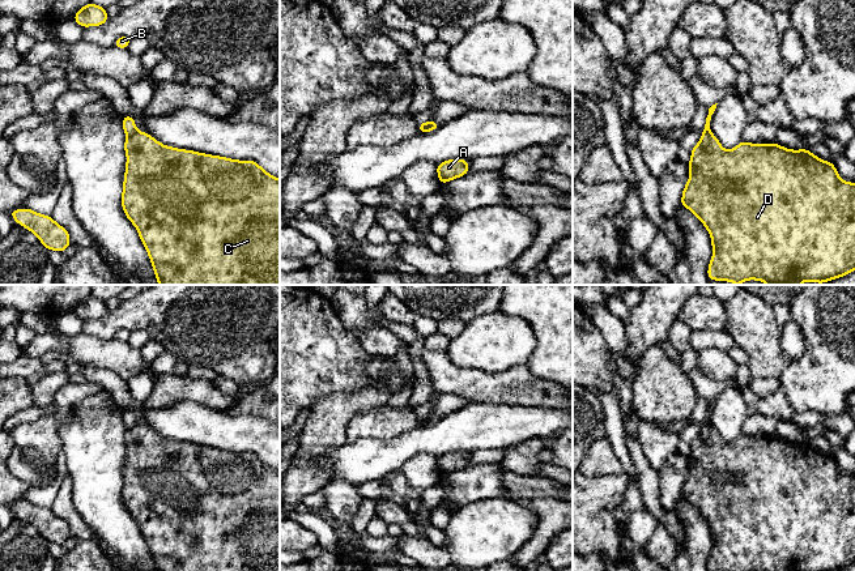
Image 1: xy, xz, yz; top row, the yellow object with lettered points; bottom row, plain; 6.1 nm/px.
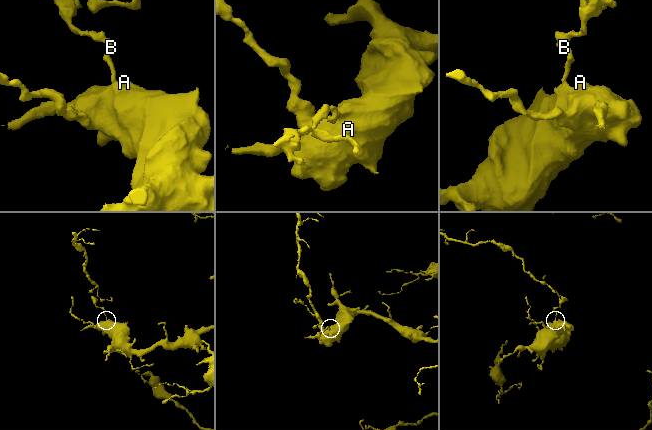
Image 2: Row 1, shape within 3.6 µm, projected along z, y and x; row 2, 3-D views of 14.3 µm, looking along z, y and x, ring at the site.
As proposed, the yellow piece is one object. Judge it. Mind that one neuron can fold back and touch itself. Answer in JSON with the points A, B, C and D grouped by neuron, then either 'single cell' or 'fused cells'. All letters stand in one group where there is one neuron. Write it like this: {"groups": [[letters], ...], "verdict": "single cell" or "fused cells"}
{"groups": [["A", "C", "D"], ["B"]], "verdict": "fused cells"}

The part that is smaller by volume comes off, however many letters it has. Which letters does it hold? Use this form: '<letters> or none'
B

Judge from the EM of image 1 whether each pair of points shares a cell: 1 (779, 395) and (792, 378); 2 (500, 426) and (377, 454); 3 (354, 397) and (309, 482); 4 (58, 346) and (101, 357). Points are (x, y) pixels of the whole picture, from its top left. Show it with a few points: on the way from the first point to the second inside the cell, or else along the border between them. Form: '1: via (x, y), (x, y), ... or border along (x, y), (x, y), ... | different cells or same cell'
1: border along (781, 386), (795, 412) | different cells
2: via (469, 429), (437, 439), (421, 439), (407, 444) | same cell
3: via (334, 418), (307, 448), (305, 461) | same cell
4: via (68, 346), (90, 350) | same cell

